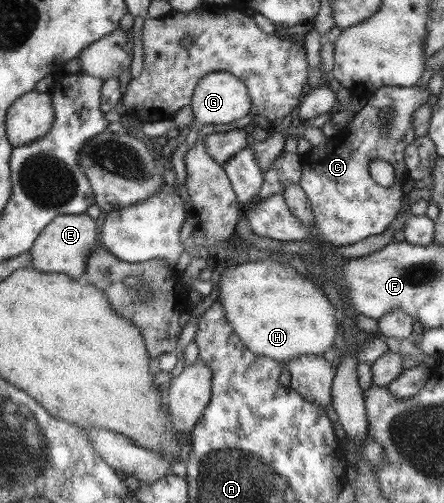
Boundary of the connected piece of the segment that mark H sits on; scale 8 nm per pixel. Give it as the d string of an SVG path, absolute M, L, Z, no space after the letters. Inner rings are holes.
M269 259L255 262L244 260L221 269L214 287L217 287L217 302L221 304L223 318L227 320L241 344L254 355L283 363L299 355L322 357L323 351L337 341L338 315L334 307L330 305L316 281L299 274L289 264L279 264Z

